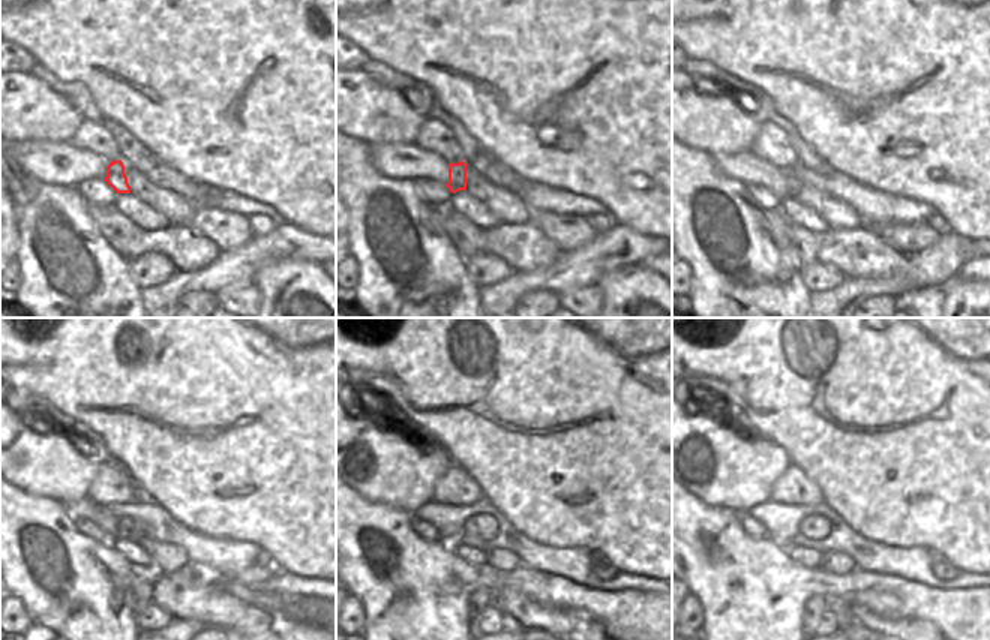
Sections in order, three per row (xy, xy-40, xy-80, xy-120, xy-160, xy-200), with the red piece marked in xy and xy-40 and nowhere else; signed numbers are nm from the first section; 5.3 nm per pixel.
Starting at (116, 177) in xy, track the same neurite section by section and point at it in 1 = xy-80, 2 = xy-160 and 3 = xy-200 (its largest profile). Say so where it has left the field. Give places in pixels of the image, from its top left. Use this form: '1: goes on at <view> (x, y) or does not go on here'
1: goes on at xy-80 (794, 185)
2: goes on at xy-160 (483, 526)
3: goes on at xy-200 (812, 526)

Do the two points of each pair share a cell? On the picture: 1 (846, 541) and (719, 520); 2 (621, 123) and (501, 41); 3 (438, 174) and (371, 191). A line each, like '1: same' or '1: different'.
1: different
2: same
3: different

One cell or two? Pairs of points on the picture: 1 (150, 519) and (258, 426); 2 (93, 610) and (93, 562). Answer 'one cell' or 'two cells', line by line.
1: two cells
2: one cell

